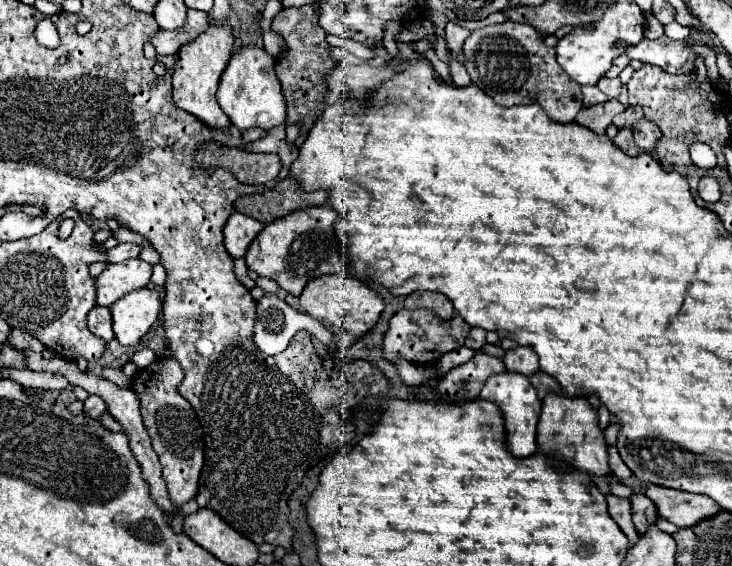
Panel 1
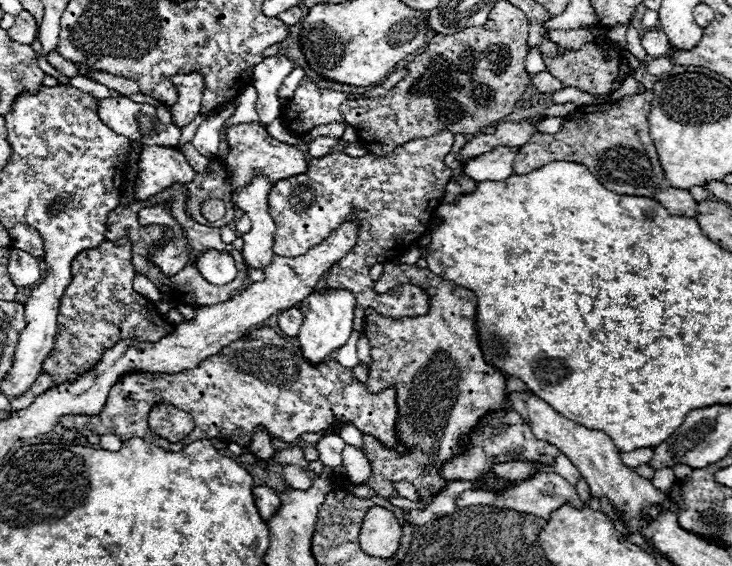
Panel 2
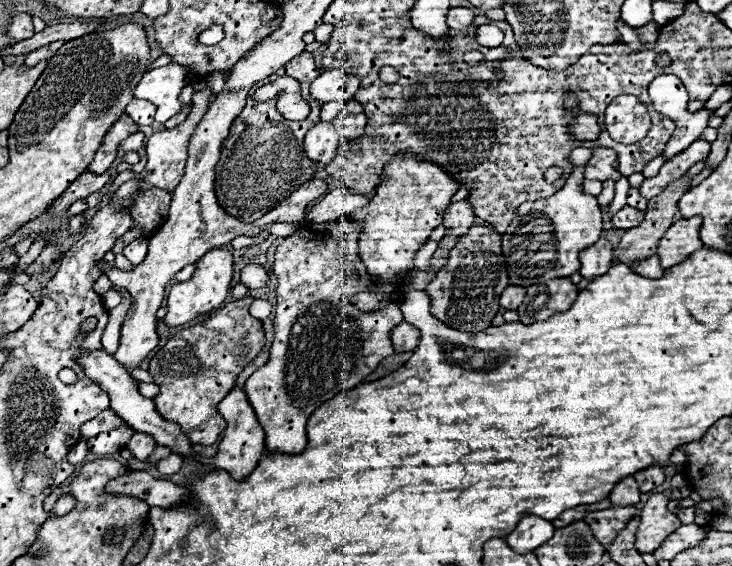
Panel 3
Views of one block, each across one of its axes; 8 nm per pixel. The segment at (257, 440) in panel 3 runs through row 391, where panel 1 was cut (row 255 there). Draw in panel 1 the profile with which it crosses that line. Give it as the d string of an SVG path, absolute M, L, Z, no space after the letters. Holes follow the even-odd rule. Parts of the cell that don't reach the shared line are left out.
M234 212L224 226L224 246L226 246L228 254L234 258L244 256L246 248L250 246L250 242L256 238L256 234L262 228L264 228L264 224L260 224L258 220L244 216L240 212Z

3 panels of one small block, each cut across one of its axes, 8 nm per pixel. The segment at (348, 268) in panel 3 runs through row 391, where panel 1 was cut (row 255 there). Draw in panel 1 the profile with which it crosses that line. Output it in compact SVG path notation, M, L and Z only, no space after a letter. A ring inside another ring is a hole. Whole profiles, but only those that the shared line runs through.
M310 206L300 212L290 212L288 216L268 224L256 240L248 246L246 264L258 276L268 276L280 284L288 294L300 296L304 286L324 274L348 274L354 276L350 264L344 260L344 244L336 236L336 224L342 214L332 206Z

